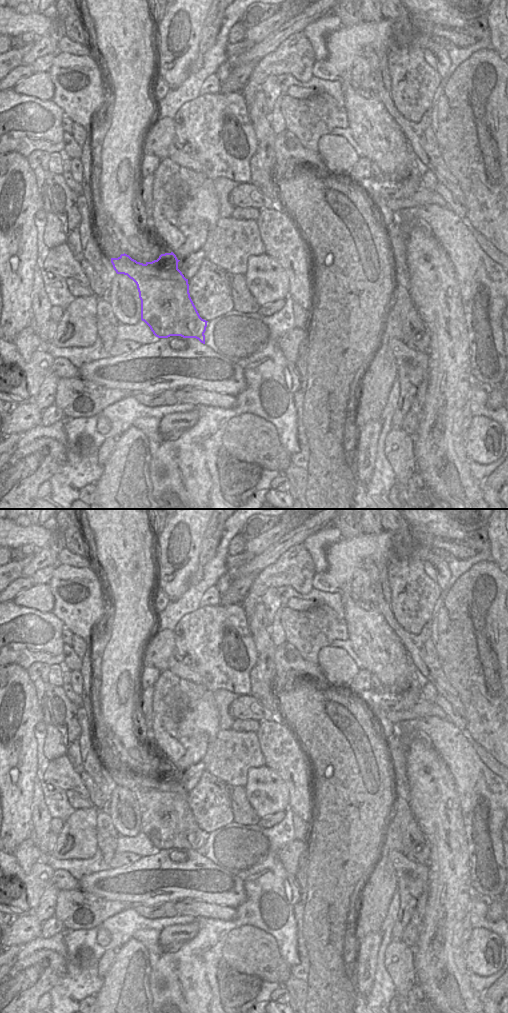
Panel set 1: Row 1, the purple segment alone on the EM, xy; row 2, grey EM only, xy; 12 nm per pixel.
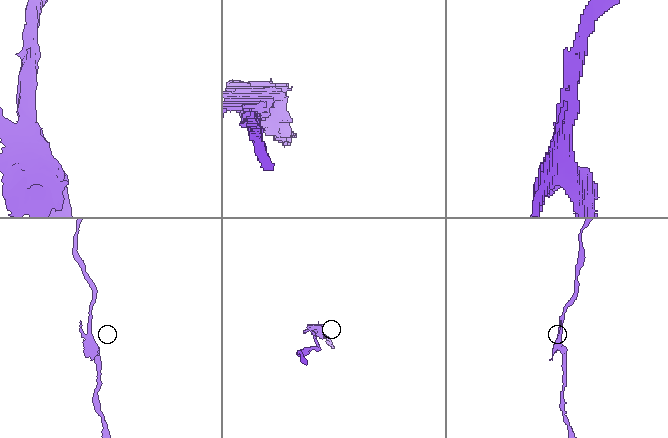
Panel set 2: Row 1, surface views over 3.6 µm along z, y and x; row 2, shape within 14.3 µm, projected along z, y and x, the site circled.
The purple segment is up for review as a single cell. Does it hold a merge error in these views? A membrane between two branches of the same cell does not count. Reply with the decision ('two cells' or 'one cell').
two cells

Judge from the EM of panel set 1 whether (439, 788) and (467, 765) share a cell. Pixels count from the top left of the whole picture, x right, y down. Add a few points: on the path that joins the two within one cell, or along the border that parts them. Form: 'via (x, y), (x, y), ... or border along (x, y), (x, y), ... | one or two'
border along (441, 756), (454, 781), (458, 800) | two

